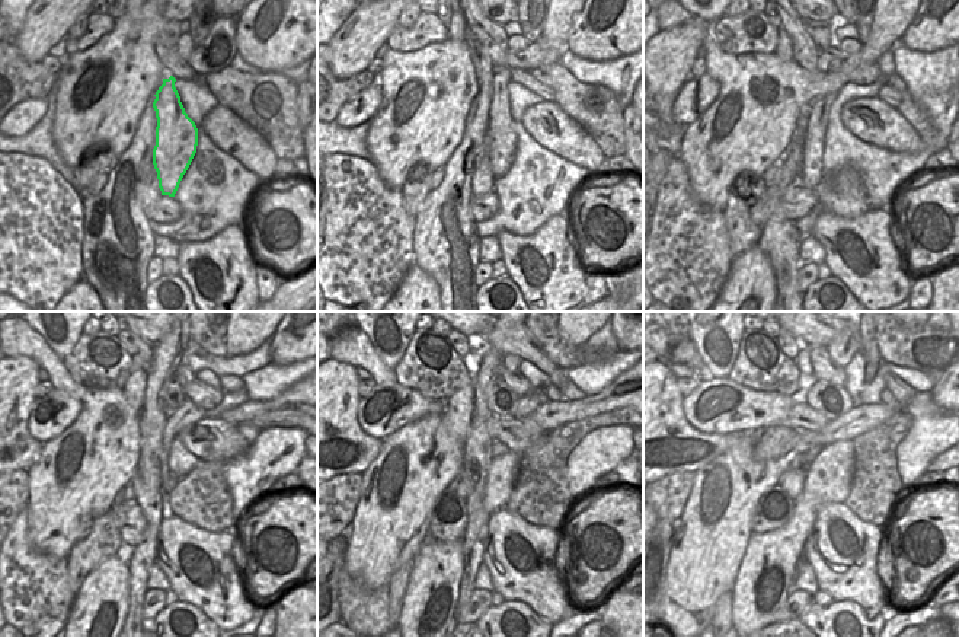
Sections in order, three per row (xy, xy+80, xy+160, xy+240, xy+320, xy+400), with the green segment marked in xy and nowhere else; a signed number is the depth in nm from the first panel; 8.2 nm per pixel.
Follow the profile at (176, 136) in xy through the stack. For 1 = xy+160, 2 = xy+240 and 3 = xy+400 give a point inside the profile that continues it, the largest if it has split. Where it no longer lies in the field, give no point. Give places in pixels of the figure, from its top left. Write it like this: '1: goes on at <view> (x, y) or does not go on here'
1: goes on at xy+160 (836, 64)
2: goes on at xy+240 (185, 375)
3: goes on at xy+400 (847, 343)

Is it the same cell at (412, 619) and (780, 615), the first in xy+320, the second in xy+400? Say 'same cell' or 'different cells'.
different cells

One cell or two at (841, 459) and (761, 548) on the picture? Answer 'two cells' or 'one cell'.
one cell

